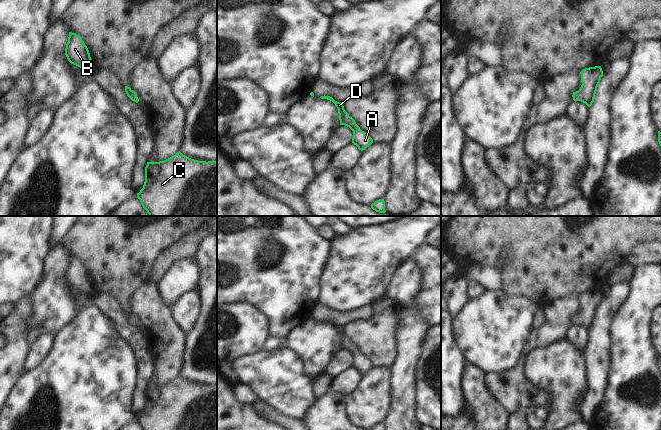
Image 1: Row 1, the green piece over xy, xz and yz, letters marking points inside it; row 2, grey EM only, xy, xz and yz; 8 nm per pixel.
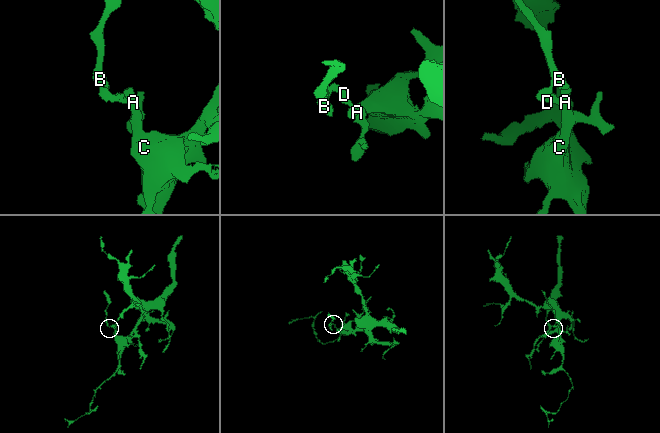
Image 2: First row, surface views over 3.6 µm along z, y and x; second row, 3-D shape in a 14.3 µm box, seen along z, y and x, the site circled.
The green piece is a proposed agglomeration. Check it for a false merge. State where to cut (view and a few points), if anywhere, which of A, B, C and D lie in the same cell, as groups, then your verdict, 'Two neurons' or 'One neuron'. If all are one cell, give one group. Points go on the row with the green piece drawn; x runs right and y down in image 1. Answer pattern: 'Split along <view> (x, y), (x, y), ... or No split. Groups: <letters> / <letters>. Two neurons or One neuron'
No split. Groups: A B C D. One neuron.

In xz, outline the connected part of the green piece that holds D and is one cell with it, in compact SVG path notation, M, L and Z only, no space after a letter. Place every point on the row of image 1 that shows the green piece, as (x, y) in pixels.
M324 95L320 98L330 100L335 104L338 109L340 125L345 125L353 131L352 143L356 145L359 150L363 151L373 143L372 138L362 131L355 120L345 111L343 103L335 101L330 96Z

